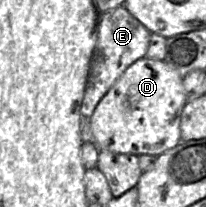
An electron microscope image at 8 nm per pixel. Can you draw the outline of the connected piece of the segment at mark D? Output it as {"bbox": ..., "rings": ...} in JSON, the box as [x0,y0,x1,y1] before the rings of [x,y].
{"bbox":[90,58,187,156],"rings":[[[141,58],[130,65],[90,118],[95,145],[113,153],[159,156],[181,142],[181,114],[187,104],[183,76],[165,61]]]}

